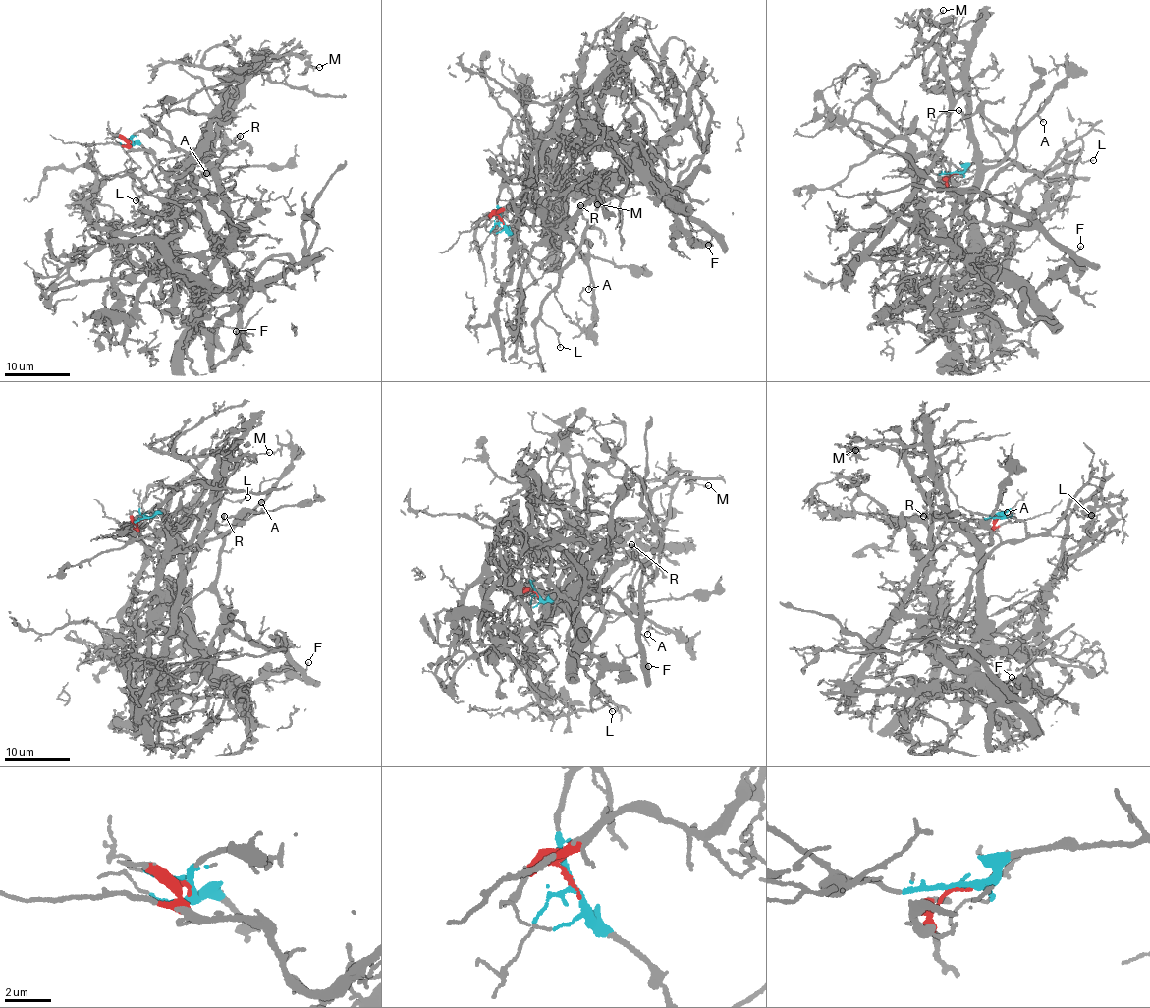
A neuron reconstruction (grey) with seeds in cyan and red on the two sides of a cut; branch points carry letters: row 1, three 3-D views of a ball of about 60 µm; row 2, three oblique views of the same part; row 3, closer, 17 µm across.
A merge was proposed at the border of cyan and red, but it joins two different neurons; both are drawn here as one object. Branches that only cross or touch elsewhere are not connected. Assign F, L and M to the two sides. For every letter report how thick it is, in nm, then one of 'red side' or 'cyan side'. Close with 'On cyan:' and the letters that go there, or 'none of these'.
F: 110 nm | cyan side
L: 100 nm | cyan side
M: 110 nm | red side
On cyan: F, L

